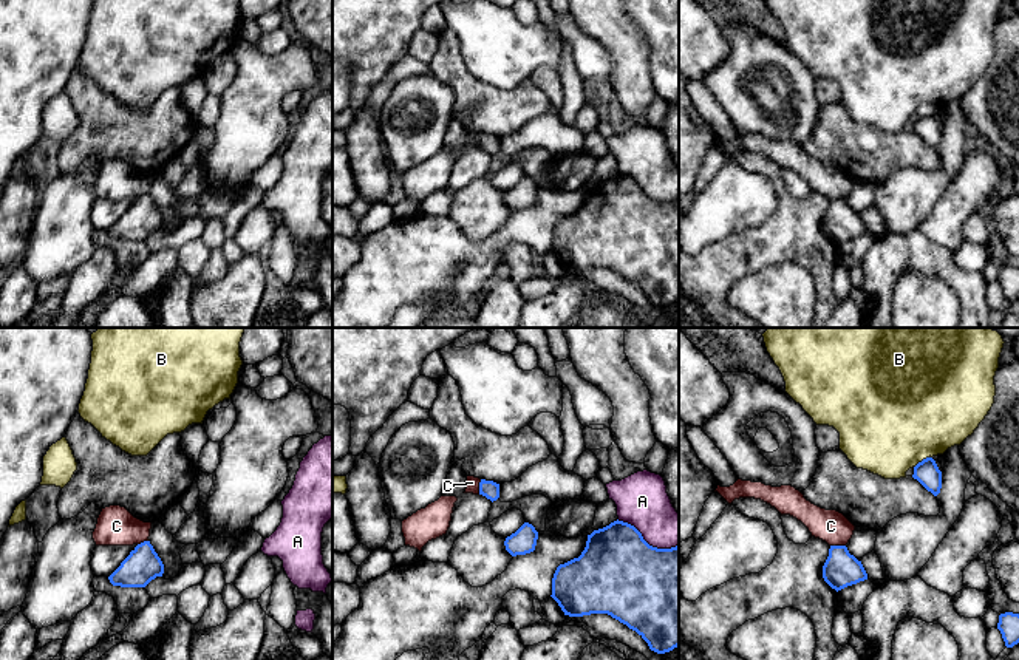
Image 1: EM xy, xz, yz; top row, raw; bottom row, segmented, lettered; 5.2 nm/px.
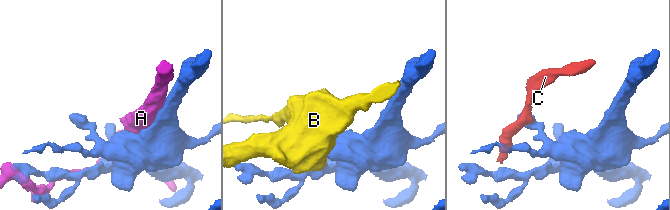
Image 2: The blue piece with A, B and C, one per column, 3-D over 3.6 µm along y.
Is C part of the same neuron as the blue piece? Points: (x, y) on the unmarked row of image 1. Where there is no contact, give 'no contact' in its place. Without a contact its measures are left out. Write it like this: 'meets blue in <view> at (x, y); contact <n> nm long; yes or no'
meets blue in xz at (480, 141); contact 80 nm long; no

